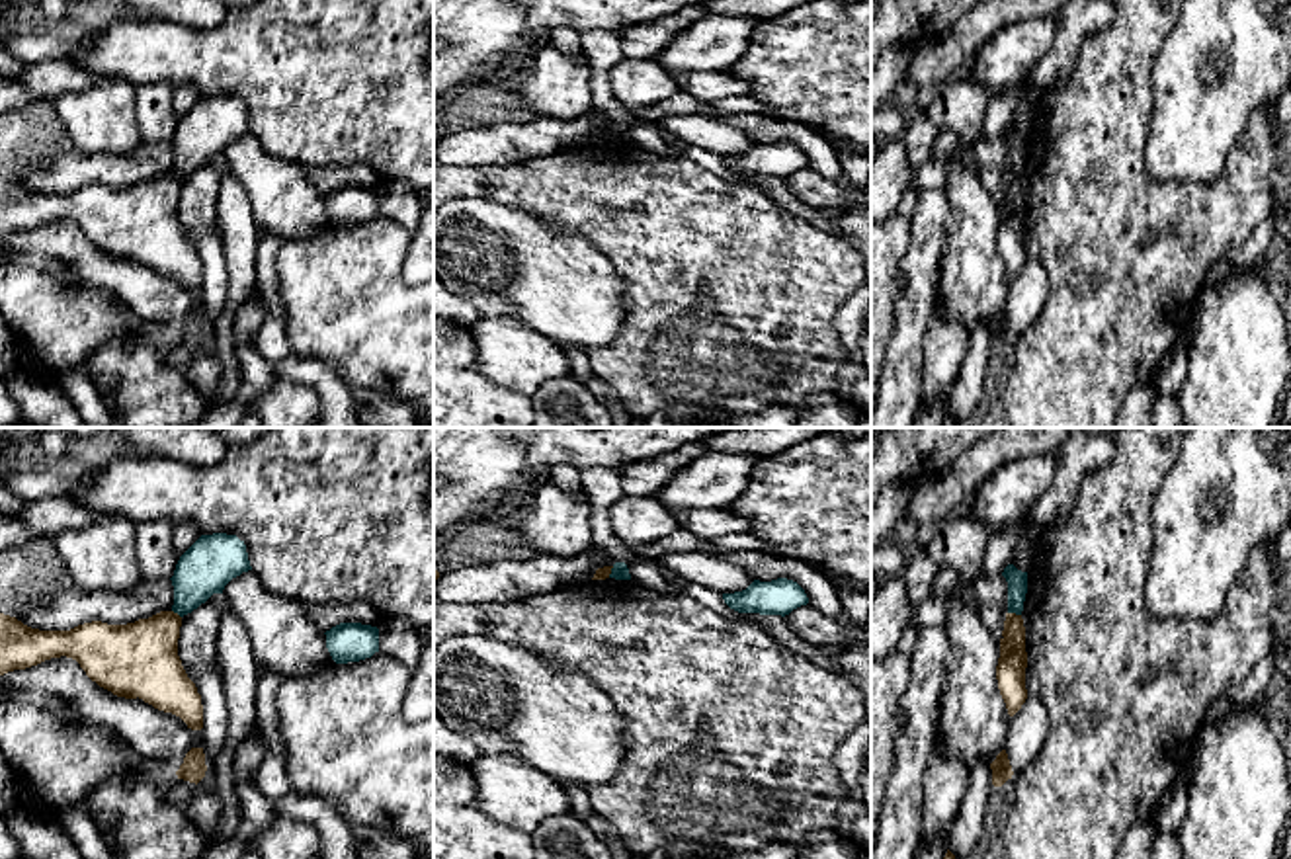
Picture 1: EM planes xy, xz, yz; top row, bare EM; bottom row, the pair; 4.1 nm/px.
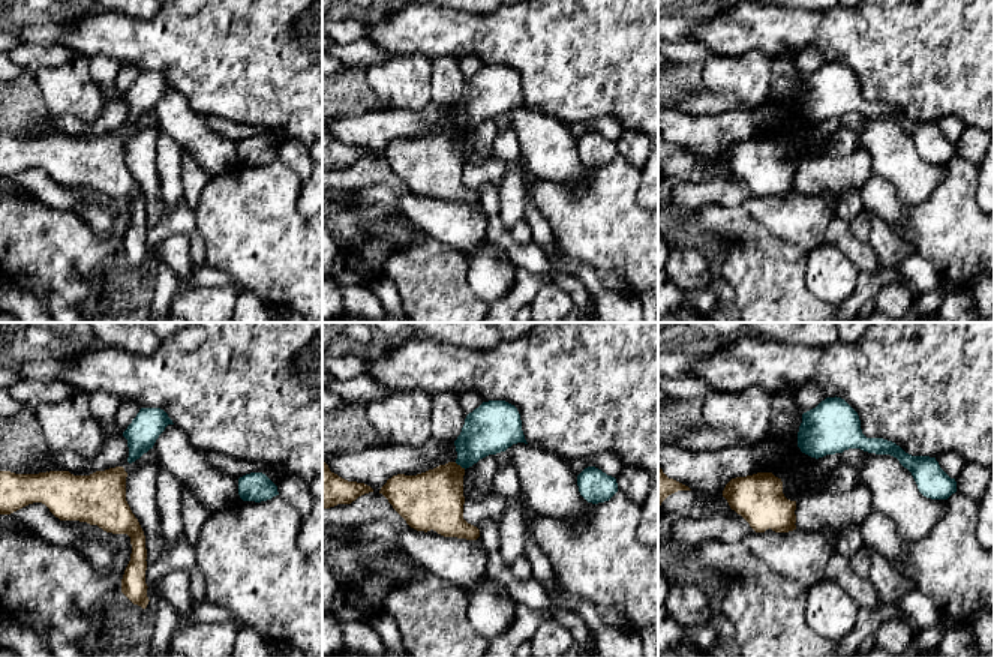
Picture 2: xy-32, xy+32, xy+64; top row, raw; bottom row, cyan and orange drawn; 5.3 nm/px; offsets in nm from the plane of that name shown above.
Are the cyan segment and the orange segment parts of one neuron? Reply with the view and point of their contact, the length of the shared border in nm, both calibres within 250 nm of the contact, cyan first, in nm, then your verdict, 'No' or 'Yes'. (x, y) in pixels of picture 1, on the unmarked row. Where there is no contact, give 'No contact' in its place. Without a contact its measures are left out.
Touches cyan at yz (1014, 174). Shared border 60 nm. Thickness 80 nm (cyan) against 130 nm. No

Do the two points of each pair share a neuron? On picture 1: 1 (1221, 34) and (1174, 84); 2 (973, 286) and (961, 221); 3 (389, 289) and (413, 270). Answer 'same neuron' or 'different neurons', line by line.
1: same neuron
2: same neuron
3: different neurons

